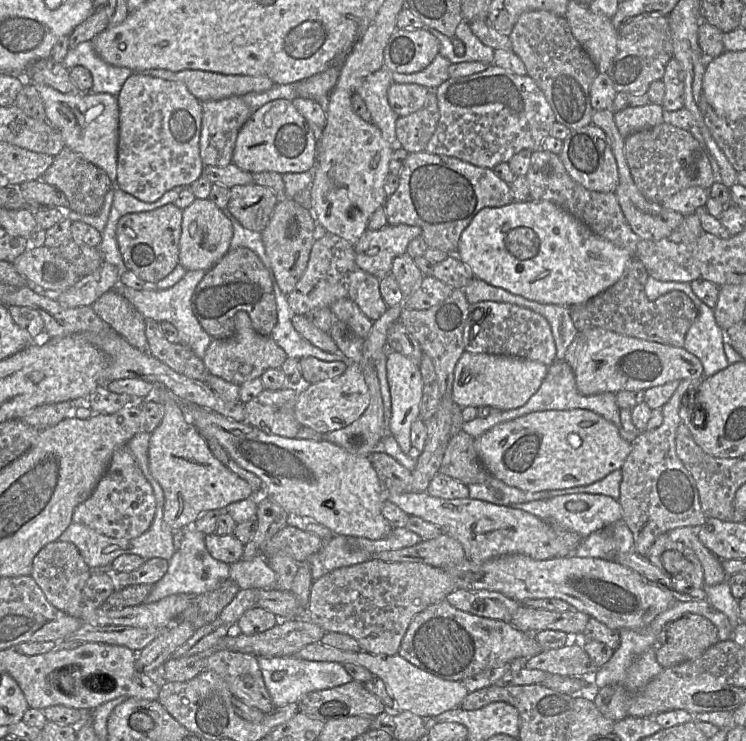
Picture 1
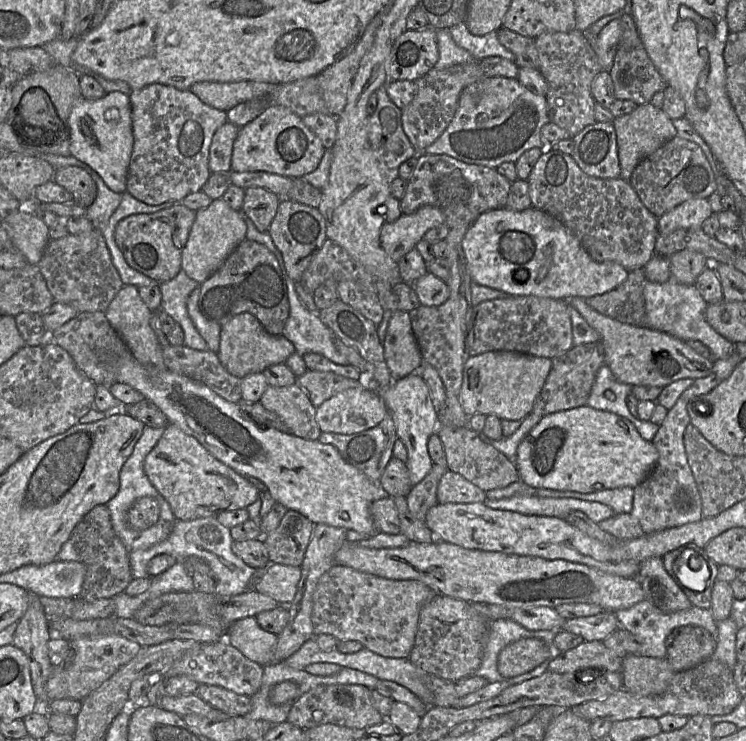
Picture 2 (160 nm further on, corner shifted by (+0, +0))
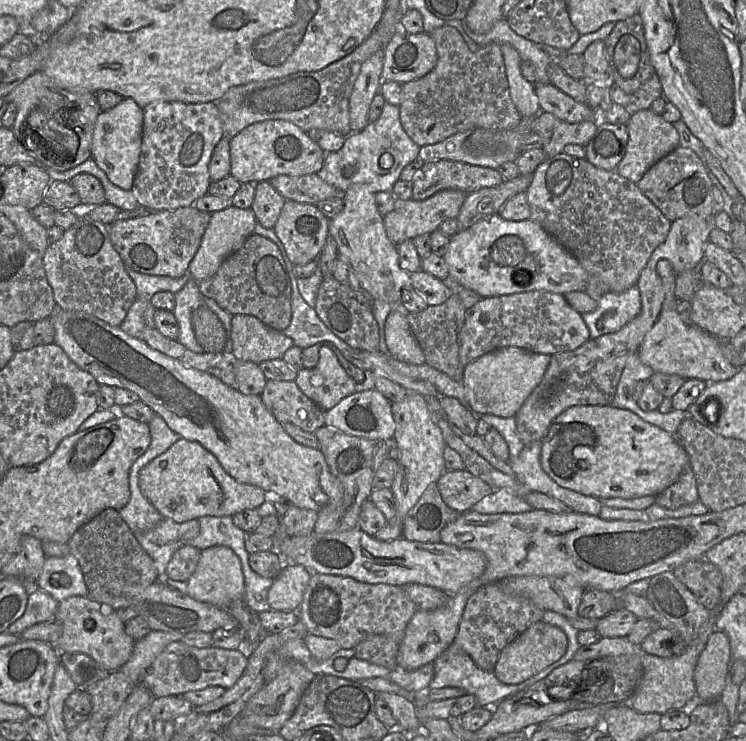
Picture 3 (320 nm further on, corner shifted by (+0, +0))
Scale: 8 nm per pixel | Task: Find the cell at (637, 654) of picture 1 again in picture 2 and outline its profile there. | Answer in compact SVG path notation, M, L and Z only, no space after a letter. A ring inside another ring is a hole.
M643 600L628 609L617 611L615 614L620 625L619 628L626 629L640 638L641 647L638 652L639 656L665 658L666 638L673 629L679 626L697 625L708 630L715 638L718 631L718 625L712 614L711 608L703 609L692 606L688 609L676 612L664 612L656 608L648 601Z

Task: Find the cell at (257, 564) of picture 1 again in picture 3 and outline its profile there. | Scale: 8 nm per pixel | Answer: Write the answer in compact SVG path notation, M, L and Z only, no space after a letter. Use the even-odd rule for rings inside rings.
M285 564L268 591L270 610L297 612L311 574L303 565Z

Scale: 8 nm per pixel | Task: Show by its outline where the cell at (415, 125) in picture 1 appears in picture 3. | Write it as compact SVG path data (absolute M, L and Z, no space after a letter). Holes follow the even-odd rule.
M449 25L429 35L436 45L436 65L425 76L402 84L400 120L408 136L423 147L475 128L515 129L522 117L510 97L501 45L491 43L472 52L458 30Z

